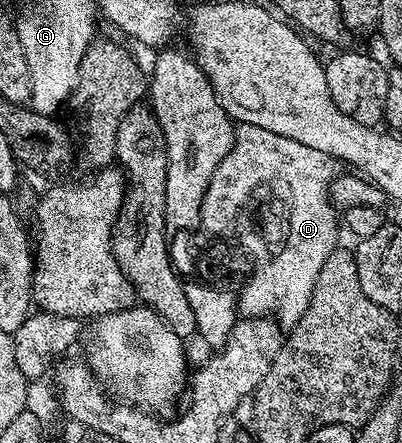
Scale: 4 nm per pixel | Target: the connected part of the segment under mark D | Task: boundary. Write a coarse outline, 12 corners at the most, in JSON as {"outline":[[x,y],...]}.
{"outline":[[236,125],[199,224],[253,259],[242,317],[303,318],[338,161]]}

